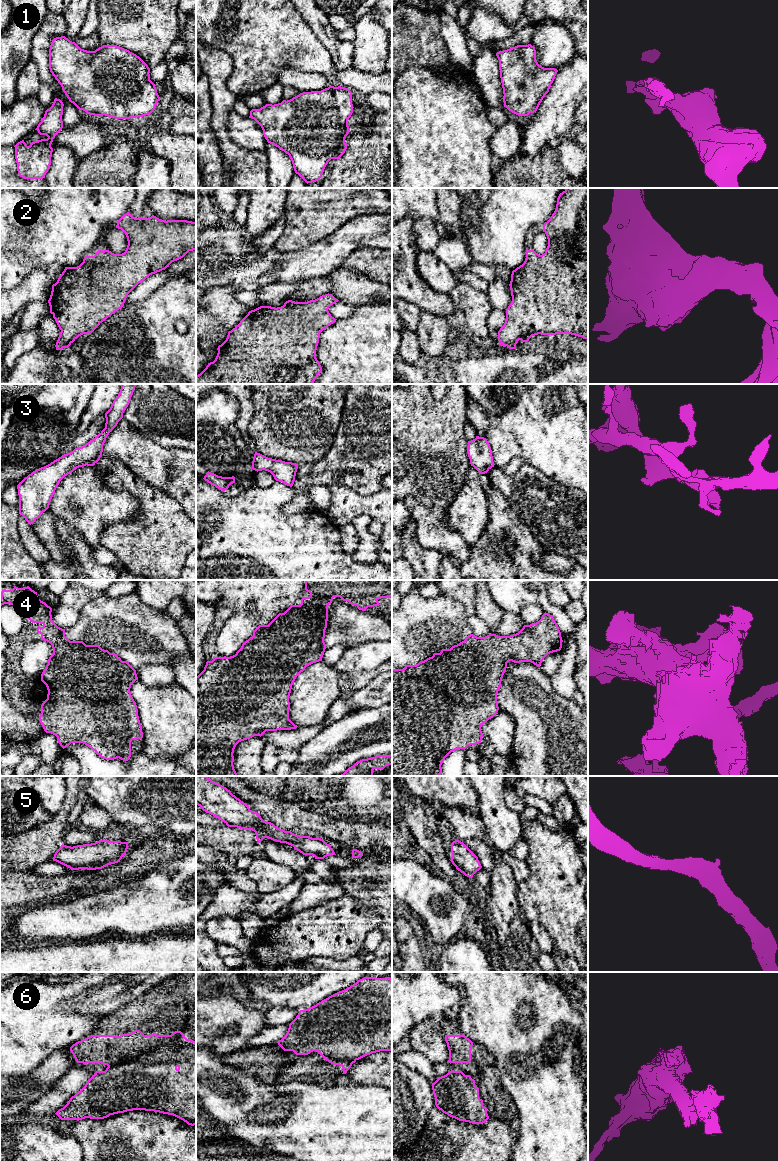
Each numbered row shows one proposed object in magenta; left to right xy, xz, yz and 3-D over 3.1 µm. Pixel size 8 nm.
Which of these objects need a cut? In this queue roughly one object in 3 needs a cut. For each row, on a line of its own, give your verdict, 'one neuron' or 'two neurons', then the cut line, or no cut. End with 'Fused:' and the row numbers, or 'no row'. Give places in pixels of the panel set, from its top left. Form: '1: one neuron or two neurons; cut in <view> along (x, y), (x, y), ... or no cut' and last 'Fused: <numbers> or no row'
1: one neuron; no cut
2: one neuron; no cut
3: one neuron; no cut
4: one neuron; no cut
5: one neuron; no cut
6: one neuron; no cut
Fused: no row

